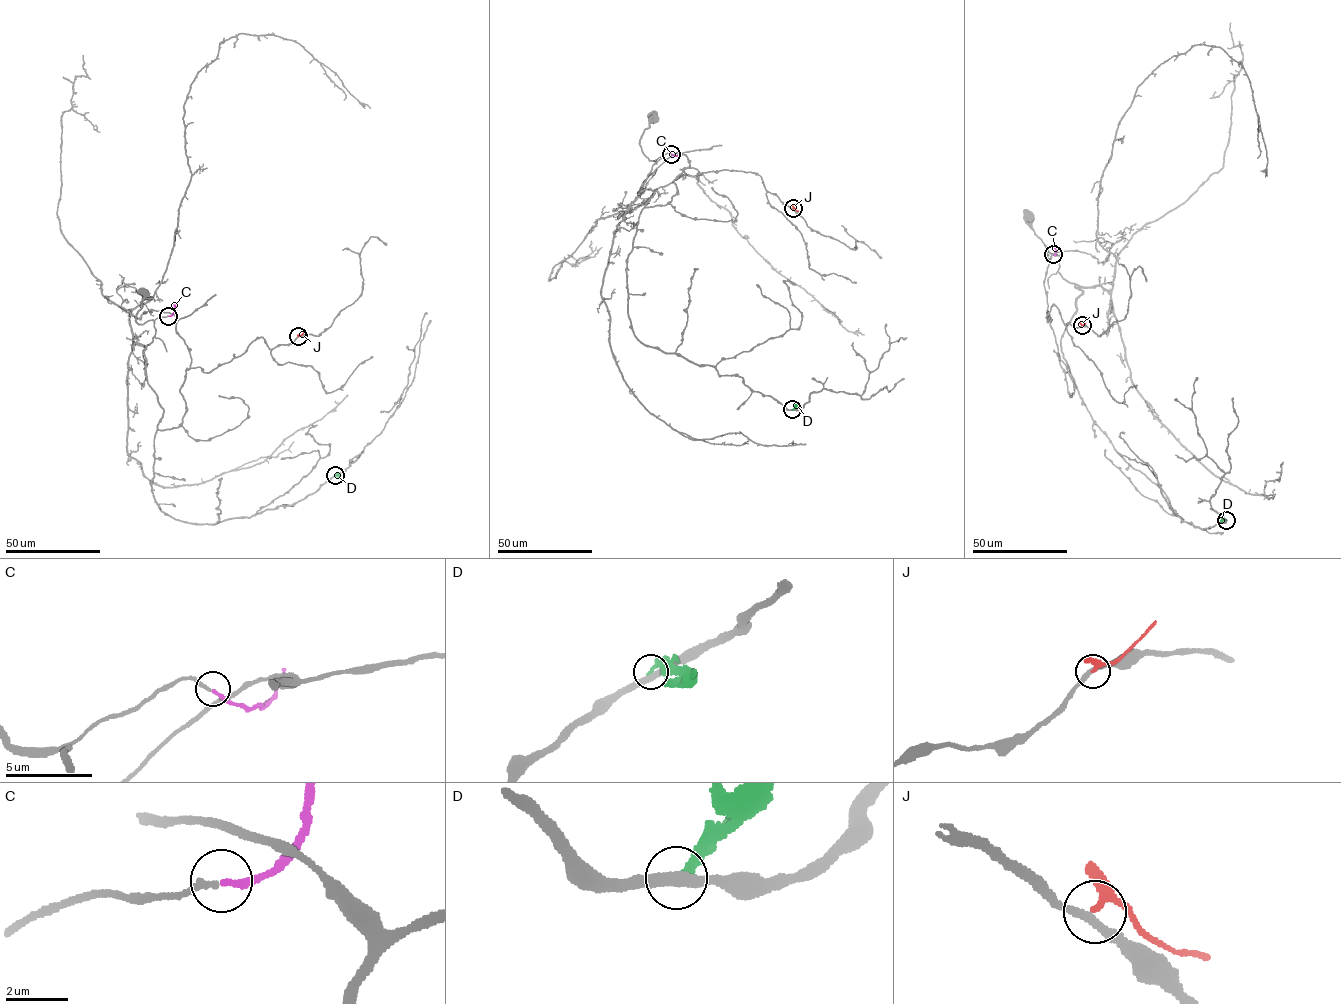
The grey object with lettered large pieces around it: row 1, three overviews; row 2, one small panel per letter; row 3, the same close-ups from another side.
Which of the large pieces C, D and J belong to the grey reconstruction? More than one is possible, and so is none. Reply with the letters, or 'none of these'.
C

